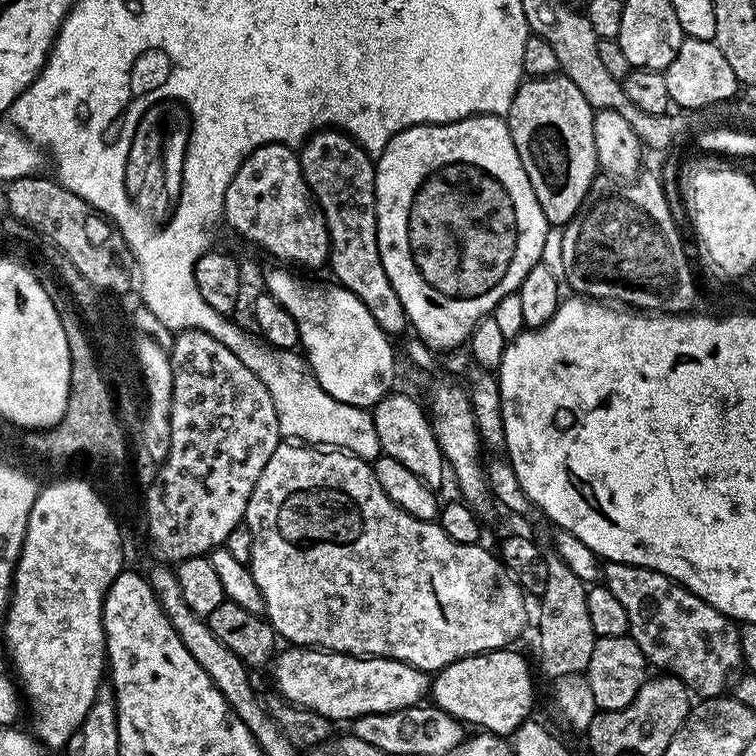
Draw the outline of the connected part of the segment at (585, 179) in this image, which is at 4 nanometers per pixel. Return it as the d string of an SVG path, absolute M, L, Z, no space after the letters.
M563 74L528 78L514 94L506 114L514 150L522 158L522 170L530 178L534 198L542 206L549 225L569 224L578 214L592 183L598 179L594 150L594 109L586 102L582 90Z

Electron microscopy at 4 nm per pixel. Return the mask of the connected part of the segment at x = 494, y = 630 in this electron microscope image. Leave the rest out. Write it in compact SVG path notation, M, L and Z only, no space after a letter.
M282 442L270 454L266 470L258 478L246 506L244 524L252 539L250 567L258 590L262 590L266 619L281 641L292 646L315 646L329 652L347 652L349 656L381 656L401 660L423 672L435 674L458 658L473 656L479 652L493 652L499 648L515 645L515 640L528 624L528 608L524 605L526 593L516 585L511 576L502 575L502 565L495 555L483 548L483 543L462 545L452 541L439 523L419 520L402 510L382 490L376 477L376 469L369 461L360 460L351 452L325 450L320 446L305 446L300 442Z

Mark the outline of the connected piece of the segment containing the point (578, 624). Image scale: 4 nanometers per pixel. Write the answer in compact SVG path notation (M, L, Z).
M555 550L545 551L546 590L538 598L540 604L540 668L548 678L556 680L563 675L587 673L590 654L594 654L594 626L590 626L590 614L586 607L588 588L570 570Z

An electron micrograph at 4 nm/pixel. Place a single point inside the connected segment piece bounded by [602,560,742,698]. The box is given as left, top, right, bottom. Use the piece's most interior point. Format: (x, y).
(681, 635)

